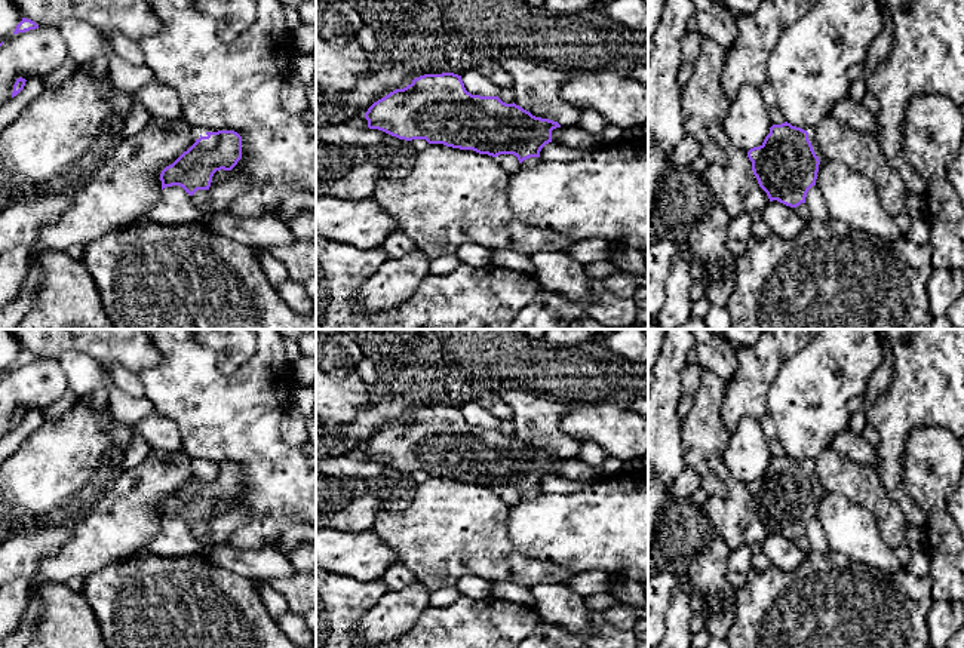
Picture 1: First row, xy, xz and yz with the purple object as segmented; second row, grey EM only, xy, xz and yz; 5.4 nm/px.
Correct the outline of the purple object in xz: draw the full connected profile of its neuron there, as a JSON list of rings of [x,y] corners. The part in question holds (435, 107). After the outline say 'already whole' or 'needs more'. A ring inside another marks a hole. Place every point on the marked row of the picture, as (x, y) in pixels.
[[[424,74],[403,89],[374,102],[365,113],[369,129],[399,139],[426,139],[497,157],[513,154],[519,163],[540,157],[558,122],[532,116],[498,96],[472,95],[461,76]]]; already whole

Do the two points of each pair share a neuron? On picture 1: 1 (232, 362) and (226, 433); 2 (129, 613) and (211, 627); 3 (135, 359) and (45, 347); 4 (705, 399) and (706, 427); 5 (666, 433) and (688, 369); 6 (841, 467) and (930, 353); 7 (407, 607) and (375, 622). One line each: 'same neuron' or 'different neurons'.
1: different neurons
2: same neuron
3: same neuron
4: same neuron
5: different neurons
6: different neurons
7: same neuron

